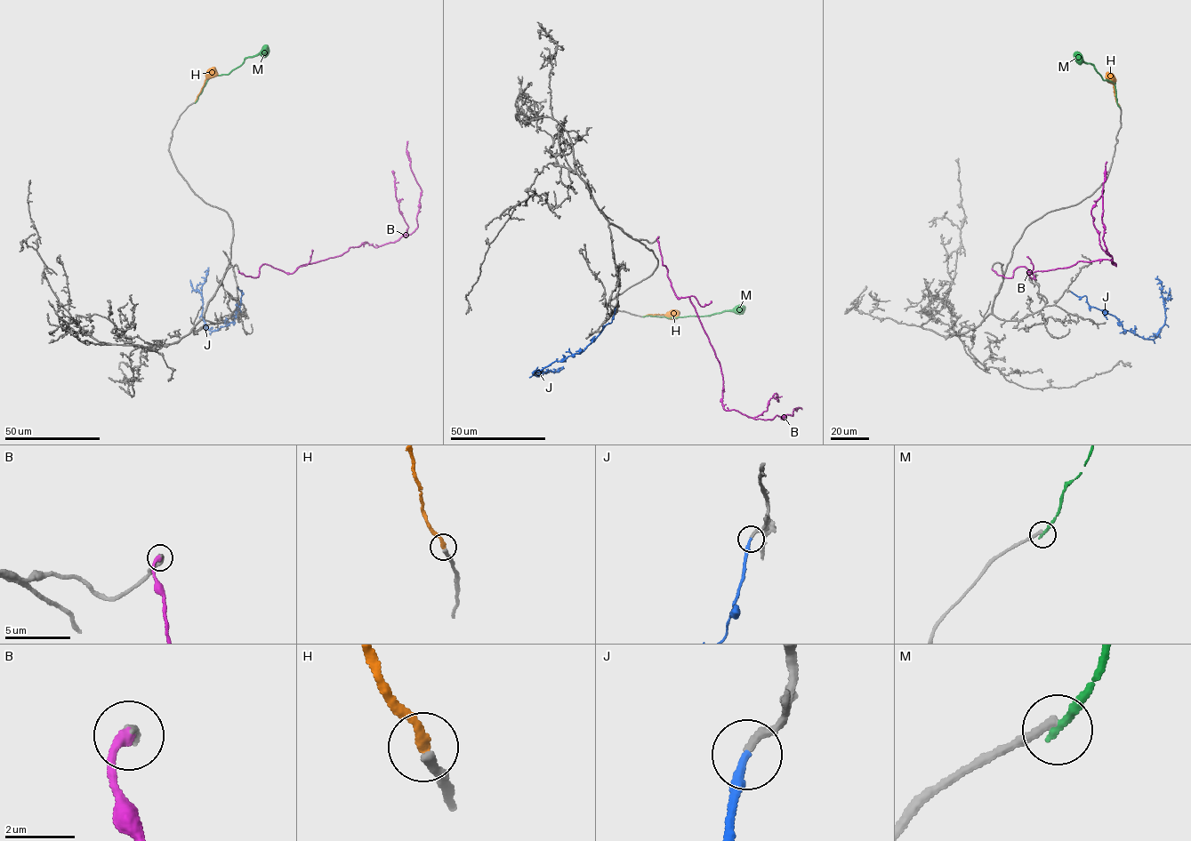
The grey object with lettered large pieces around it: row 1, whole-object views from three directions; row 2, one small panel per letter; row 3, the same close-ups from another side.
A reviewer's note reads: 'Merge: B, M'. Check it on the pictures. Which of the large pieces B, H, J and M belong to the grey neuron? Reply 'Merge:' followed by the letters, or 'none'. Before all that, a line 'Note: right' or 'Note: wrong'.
Note: wrong
Merge: B, J

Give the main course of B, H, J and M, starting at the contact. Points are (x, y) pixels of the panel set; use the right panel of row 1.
B: (992, 268), (1010, 278), (1025, 267), (1034, 278), (1079, 261), (1116, 266), (1102, 238), (1106, 162)
H: (1119, 106), (1112, 78), (1107, 72)
J: (1071, 292), (1111, 314), (1122, 329), (1154, 339), (1166, 317), (1160, 280)
M: (1119, 107), (1114, 84), (1103, 80), (1094, 66), (1082, 61), (1074, 52)

